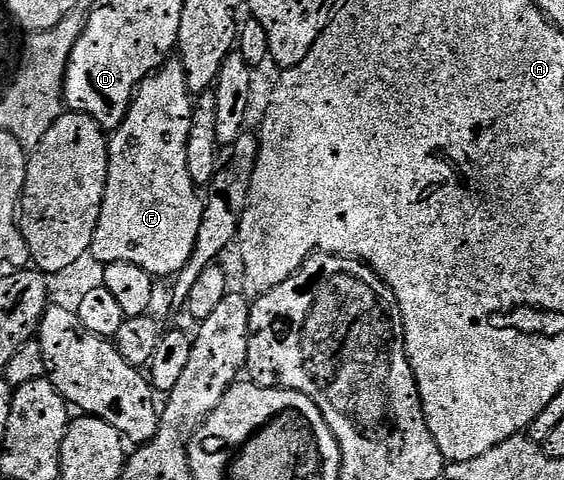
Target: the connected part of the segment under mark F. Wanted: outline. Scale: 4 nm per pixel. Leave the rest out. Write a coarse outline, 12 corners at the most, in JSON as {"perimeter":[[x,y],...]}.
{"perimeter":[[164,61],[107,144],[89,251],[175,276],[202,205],[187,191],[193,98]]}

